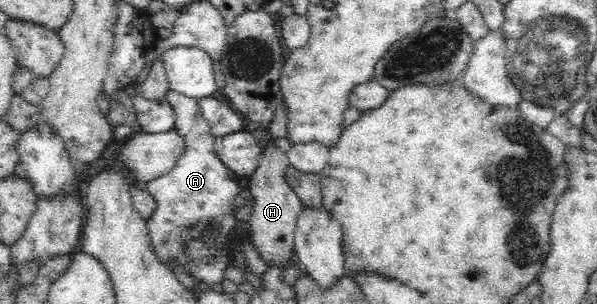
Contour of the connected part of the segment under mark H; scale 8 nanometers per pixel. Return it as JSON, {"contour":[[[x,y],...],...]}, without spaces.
{"contour":[[[272,138],[264,143],[265,146],[261,145],[258,167],[249,180],[248,190],[253,202],[248,231],[251,232],[251,240],[262,260],[268,266],[276,264],[286,269],[293,263],[290,258],[294,254],[294,230],[303,203],[286,178],[286,170],[290,167],[288,156],[275,146]]]}

